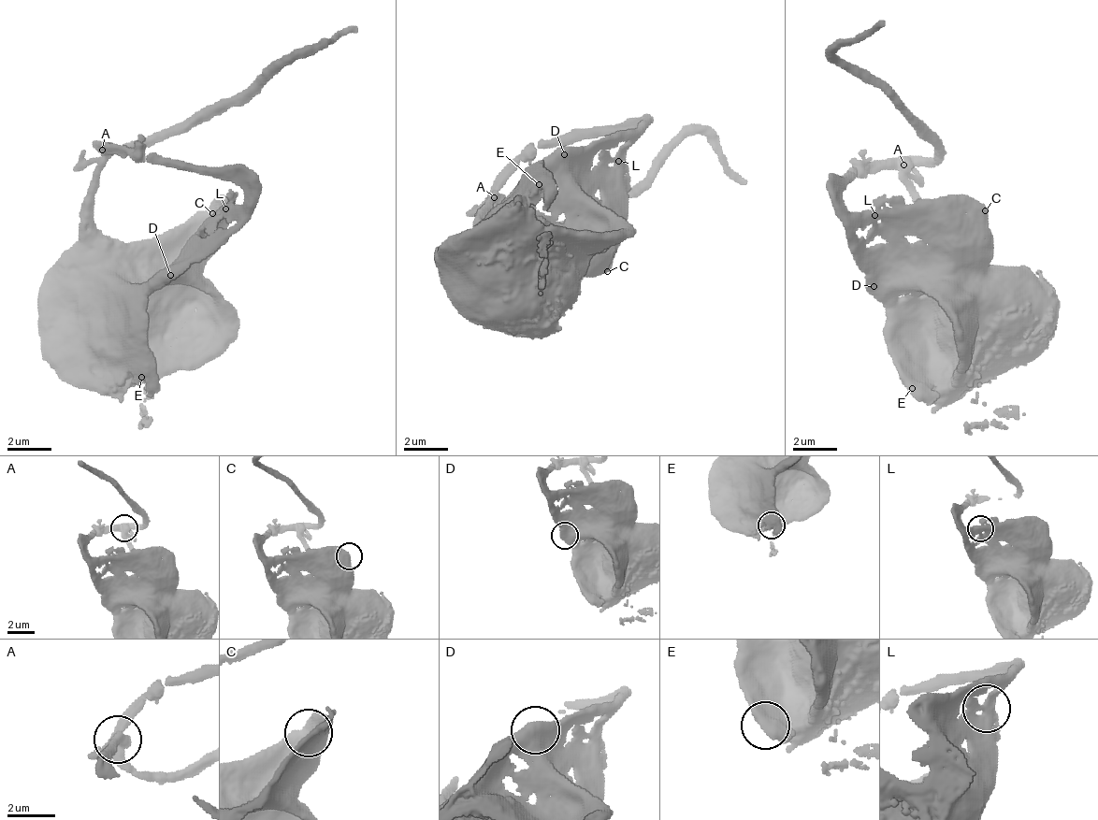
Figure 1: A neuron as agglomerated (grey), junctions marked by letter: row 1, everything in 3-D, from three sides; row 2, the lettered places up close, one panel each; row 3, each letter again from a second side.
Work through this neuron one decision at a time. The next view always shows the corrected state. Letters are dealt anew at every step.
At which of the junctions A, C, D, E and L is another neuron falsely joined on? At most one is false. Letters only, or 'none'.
none

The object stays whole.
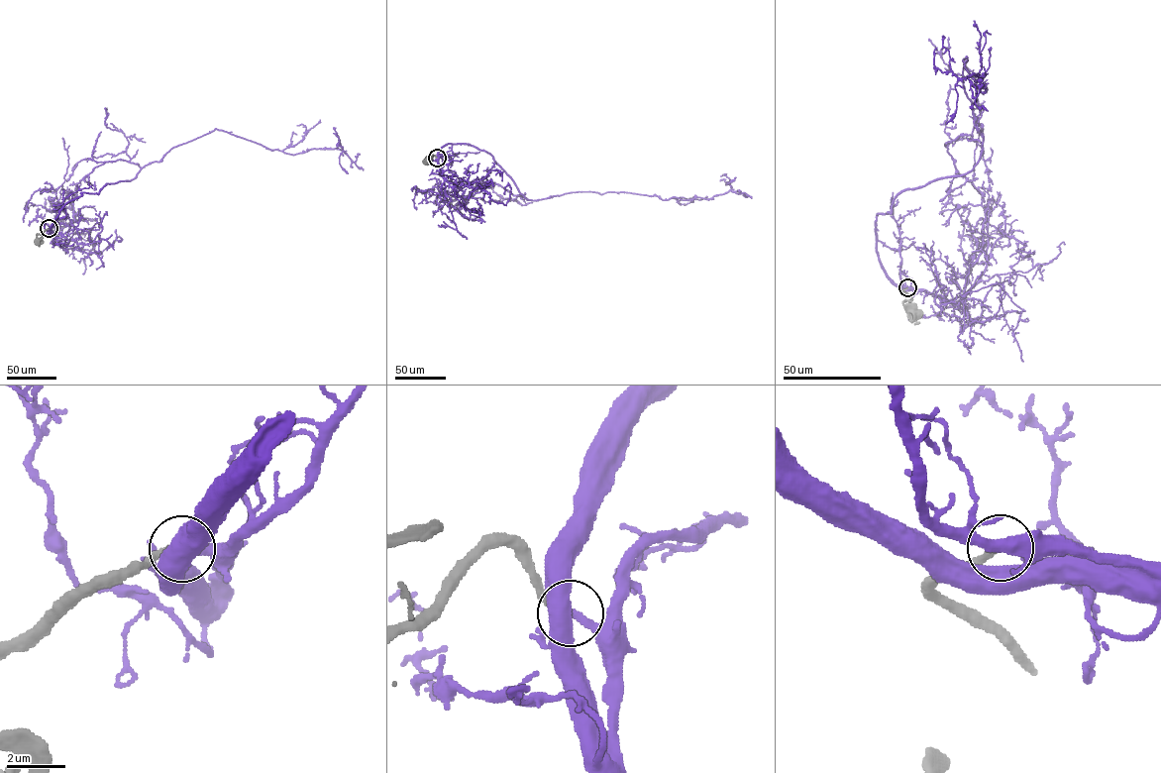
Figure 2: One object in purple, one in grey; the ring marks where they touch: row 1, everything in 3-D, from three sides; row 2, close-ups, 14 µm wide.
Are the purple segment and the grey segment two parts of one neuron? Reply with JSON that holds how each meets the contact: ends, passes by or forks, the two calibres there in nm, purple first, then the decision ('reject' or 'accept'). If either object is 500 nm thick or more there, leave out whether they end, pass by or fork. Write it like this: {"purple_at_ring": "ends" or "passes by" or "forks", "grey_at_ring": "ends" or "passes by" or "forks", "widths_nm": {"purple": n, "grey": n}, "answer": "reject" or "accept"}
{"purple_at_ring": "ends", "grey_at_ring": "ends", "widths_nm": {"purple": 320, "grey": 280}, "answer": "accept"}

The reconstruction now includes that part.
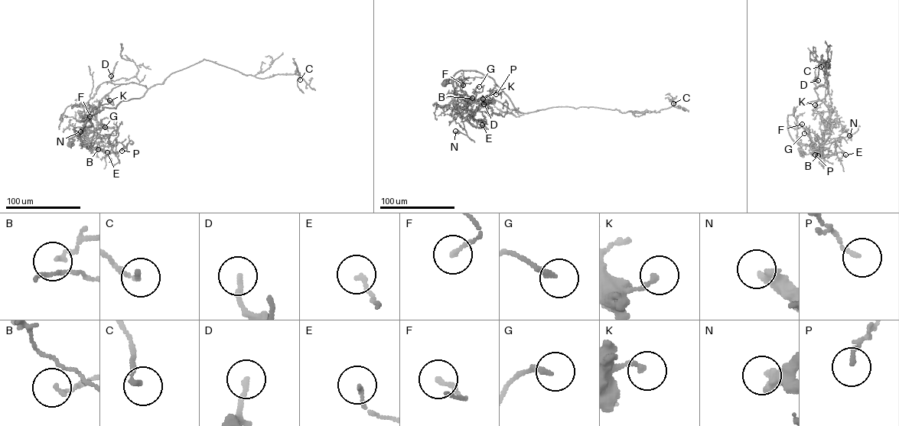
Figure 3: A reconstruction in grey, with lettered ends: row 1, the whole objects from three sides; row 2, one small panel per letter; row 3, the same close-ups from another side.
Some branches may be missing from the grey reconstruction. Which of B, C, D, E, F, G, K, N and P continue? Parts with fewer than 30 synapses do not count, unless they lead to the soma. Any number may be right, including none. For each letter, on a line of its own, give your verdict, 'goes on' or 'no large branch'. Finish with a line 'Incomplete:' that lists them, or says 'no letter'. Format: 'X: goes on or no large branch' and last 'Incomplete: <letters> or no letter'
B: no large branch
C: no large branch
D: no large branch
E: no large branch
F: no large branch
G: no large branch
K: no large branch
N: no large branch
P: no large branch
Incomplete: no letter

